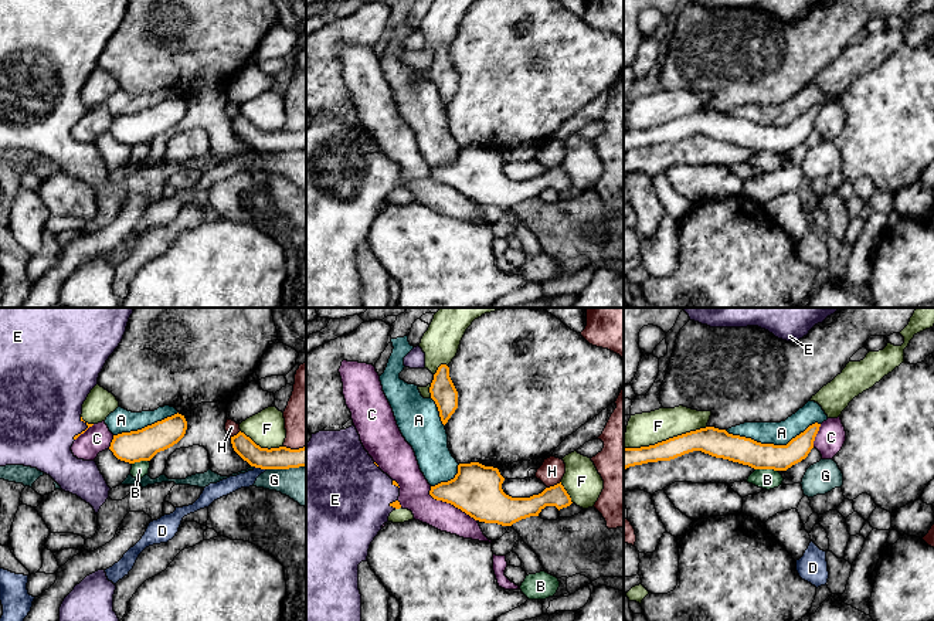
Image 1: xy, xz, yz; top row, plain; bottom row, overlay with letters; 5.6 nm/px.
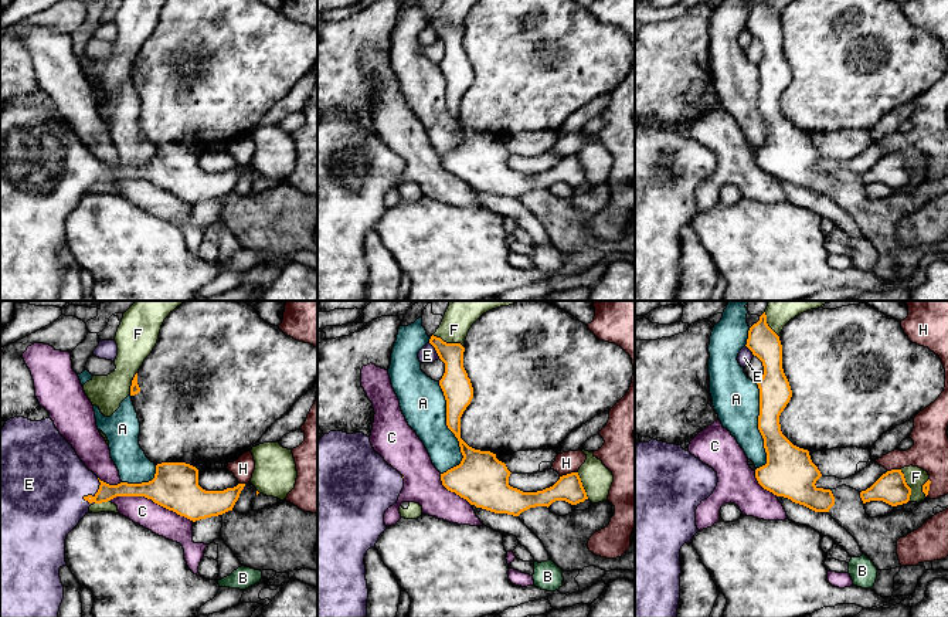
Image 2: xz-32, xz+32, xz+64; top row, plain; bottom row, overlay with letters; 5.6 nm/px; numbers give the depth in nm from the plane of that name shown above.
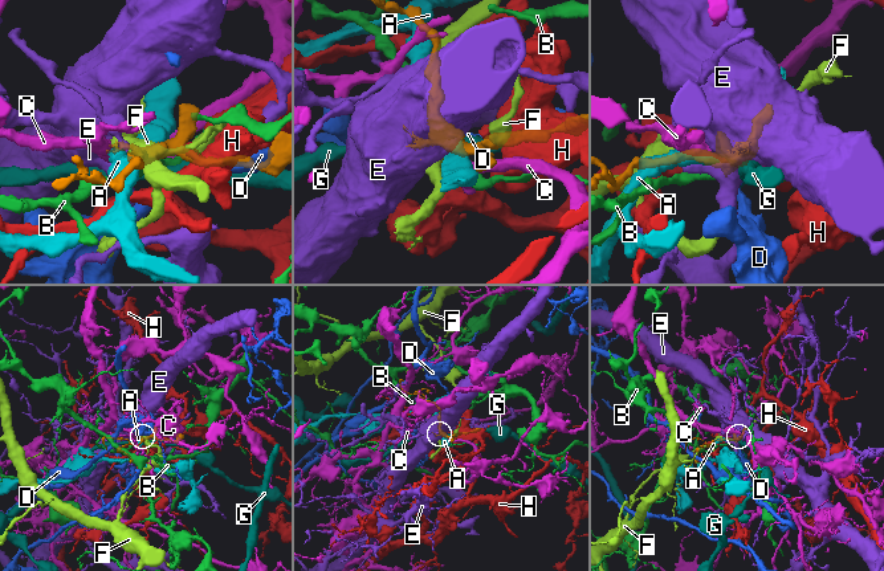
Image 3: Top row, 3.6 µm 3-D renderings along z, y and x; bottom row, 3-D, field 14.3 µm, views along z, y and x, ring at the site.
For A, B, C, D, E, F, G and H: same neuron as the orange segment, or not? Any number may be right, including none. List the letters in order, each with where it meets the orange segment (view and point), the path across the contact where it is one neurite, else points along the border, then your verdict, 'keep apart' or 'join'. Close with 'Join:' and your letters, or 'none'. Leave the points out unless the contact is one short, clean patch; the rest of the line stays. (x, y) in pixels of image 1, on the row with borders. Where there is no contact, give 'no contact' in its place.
A: contact yz (771, 444); keep apart
B: contact yz (767, 468); keep apart
C: contact xz (449, 502); keep apart
D: contact xy (261, 468); keep apart
E: contact xy (85, 430); join
F: contact yz (666, 440); keep apart
G: contact xy (285, 468); keep apart
H: contact xz (554, 485); keep apart
Join: E

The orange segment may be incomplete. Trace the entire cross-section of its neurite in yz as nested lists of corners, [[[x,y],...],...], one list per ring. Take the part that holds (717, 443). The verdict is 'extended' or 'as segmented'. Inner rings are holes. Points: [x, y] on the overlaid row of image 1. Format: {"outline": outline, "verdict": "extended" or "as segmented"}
{"outline": [[[821,424],[809,425],[787,445],[761,444],[751,438],[706,427],[641,448],[624,448],[624,469],[648,462],[670,461],[693,451],[728,459],[754,469],[787,471],[808,457]]], "verdict": "as segmented"}

